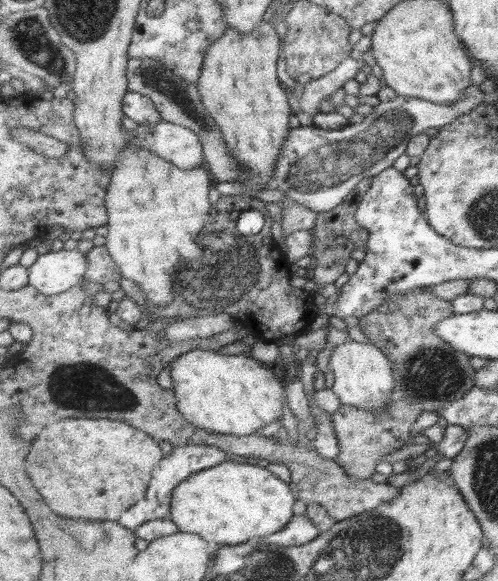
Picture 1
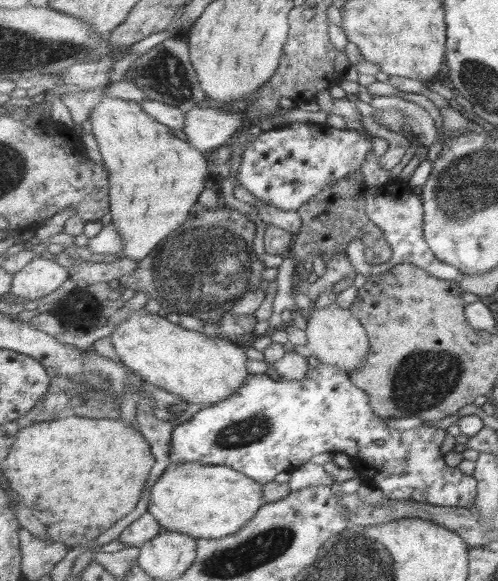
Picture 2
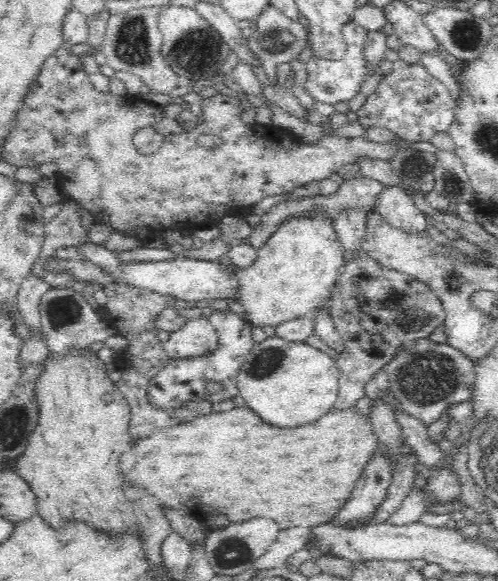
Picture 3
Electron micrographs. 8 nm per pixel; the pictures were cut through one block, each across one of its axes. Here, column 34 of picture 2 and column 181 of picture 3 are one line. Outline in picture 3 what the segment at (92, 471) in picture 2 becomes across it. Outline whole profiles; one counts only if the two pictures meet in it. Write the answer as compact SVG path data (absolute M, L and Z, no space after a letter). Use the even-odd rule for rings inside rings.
M247 406L234 407L230 411L212 411L208 416L195 417L188 424L174 425L174 428L160 428L156 430L150 438L144 438L138 442L134 456L126 456L126 472L130 472L130 480L138 480L138 484L146 484L150 492L156 494L160 500L160 506L172 506L182 512L194 514L204 526L205 532L208 530L220 529L230 524L232 520L246 520L254 516L268 516L280 524L281 530L294 526L316 526L320 524L332 523L338 512L346 505L346 502L353 498L356 484L360 482L365 474L365 469L373 462L379 452L379 434L374 429L369 414L361 413L356 407L338 409L334 407L330 412L321 416L314 424L298 426L298 428L278 428L272 424L266 424L264 418Z

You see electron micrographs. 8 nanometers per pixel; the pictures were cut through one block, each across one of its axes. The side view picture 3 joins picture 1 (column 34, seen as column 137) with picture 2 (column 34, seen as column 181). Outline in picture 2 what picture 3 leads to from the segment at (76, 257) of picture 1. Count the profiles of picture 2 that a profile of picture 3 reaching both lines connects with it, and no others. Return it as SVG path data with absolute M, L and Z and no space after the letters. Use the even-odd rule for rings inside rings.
M35 258L13 276L12 293L24 299L35 300L61 288L70 278L70 269L54 259Z

